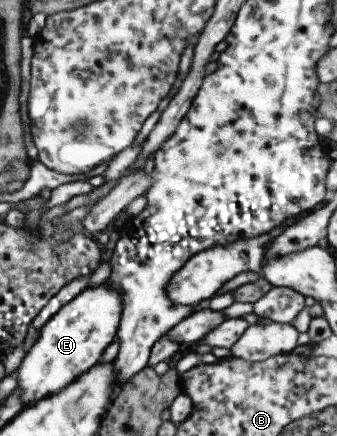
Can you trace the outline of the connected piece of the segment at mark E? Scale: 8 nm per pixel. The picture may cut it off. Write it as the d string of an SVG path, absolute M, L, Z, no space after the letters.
M103 281L96 286L86 286L51 315L16 368L16 387L20 388L24 407L59 392L69 381L99 362L103 349L115 340L121 313L121 293Z

